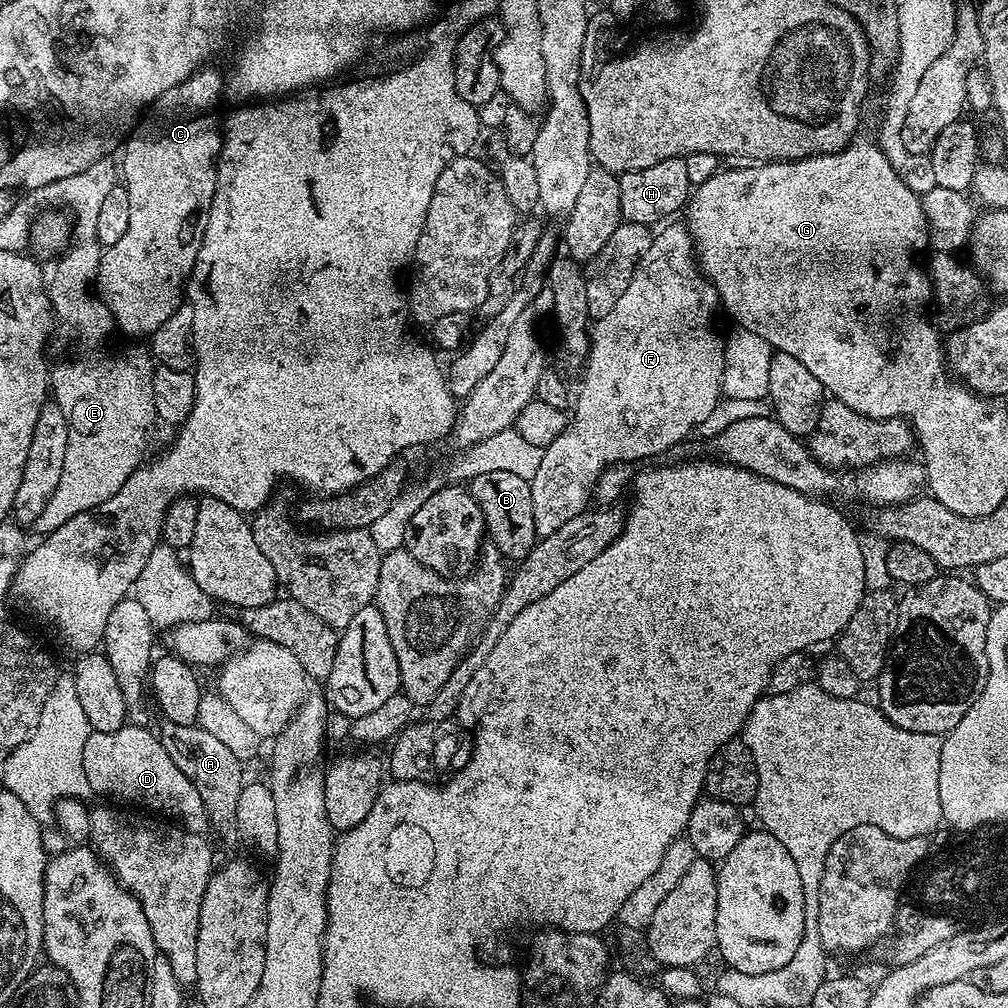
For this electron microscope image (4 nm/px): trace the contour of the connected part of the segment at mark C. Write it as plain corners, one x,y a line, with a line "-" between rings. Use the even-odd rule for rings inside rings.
201,67
190,78
178,82
178,86
166,90
166,94
162,94
135,125
123,145
122,186
130,194
130,227
114,246
103,249
95,287
99,298
110,310
113,325
128,336
151,337
158,326
180,308
188,277
196,265
198,250
206,234
222,139
222,120
219,115
216,117
216,99
219,96
221,99
226,88
225,77
208,67

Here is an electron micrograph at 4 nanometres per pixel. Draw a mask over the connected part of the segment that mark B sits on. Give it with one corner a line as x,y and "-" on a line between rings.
490,470
490,474
478,474
470,481
470,491
484,515
487,535
491,543
498,545
509,561
519,562
530,554
538,539
534,526
534,501
530,498
530,481
510,474
510,470

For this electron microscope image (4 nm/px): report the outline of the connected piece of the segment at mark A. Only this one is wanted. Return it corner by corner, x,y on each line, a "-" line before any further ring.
166,719
159,721
158,735
162,746
166,746
166,754
174,761
174,766
190,778
194,790
198,790
198,798
202,798
202,806
206,806
206,814
211,831
217,832
226,843
237,843
240,840
236,829
235,815
237,813
238,796
245,783
245,765
234,756
233,751
214,738
209,731
200,728
198,723
190,726
178,726

